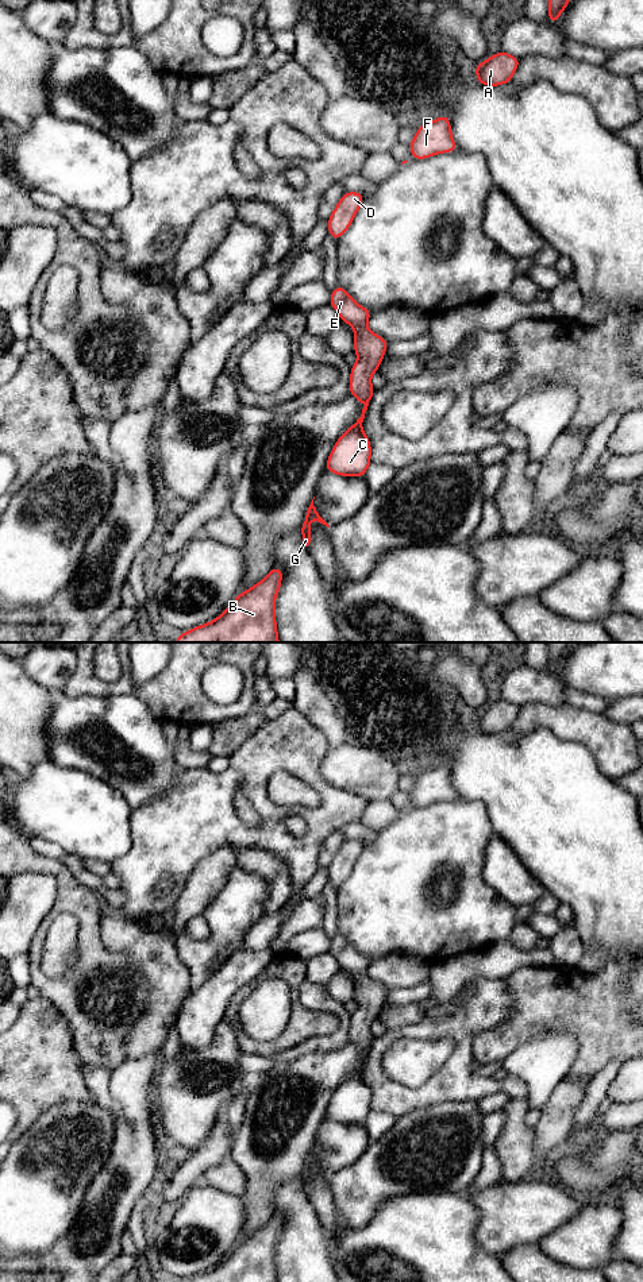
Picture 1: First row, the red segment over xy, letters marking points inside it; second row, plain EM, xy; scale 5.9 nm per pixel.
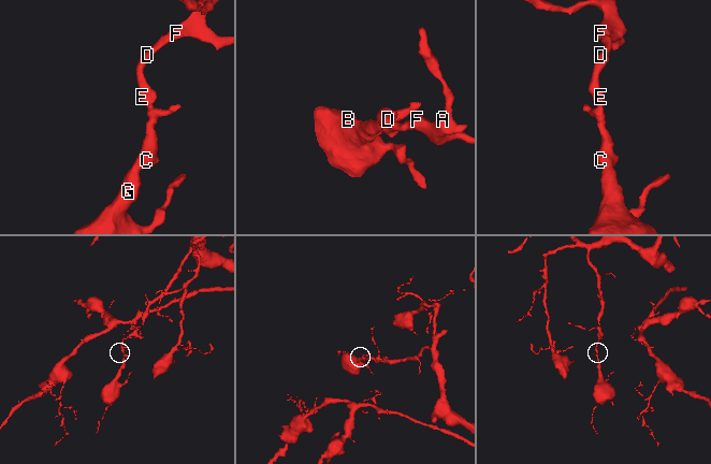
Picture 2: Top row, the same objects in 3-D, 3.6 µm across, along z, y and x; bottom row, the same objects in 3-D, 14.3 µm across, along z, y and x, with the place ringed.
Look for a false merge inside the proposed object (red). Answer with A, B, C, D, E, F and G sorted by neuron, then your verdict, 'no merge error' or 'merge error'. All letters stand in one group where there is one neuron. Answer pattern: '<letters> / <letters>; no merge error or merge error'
A B C D E F G; no merge error

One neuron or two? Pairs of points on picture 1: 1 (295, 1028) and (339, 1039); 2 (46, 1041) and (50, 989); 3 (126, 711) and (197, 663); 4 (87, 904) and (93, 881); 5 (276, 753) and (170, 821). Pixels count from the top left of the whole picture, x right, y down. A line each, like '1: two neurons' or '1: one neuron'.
1: two neurons
2: two neurons
3: two neurons
4: two neurons
5: one neuron

